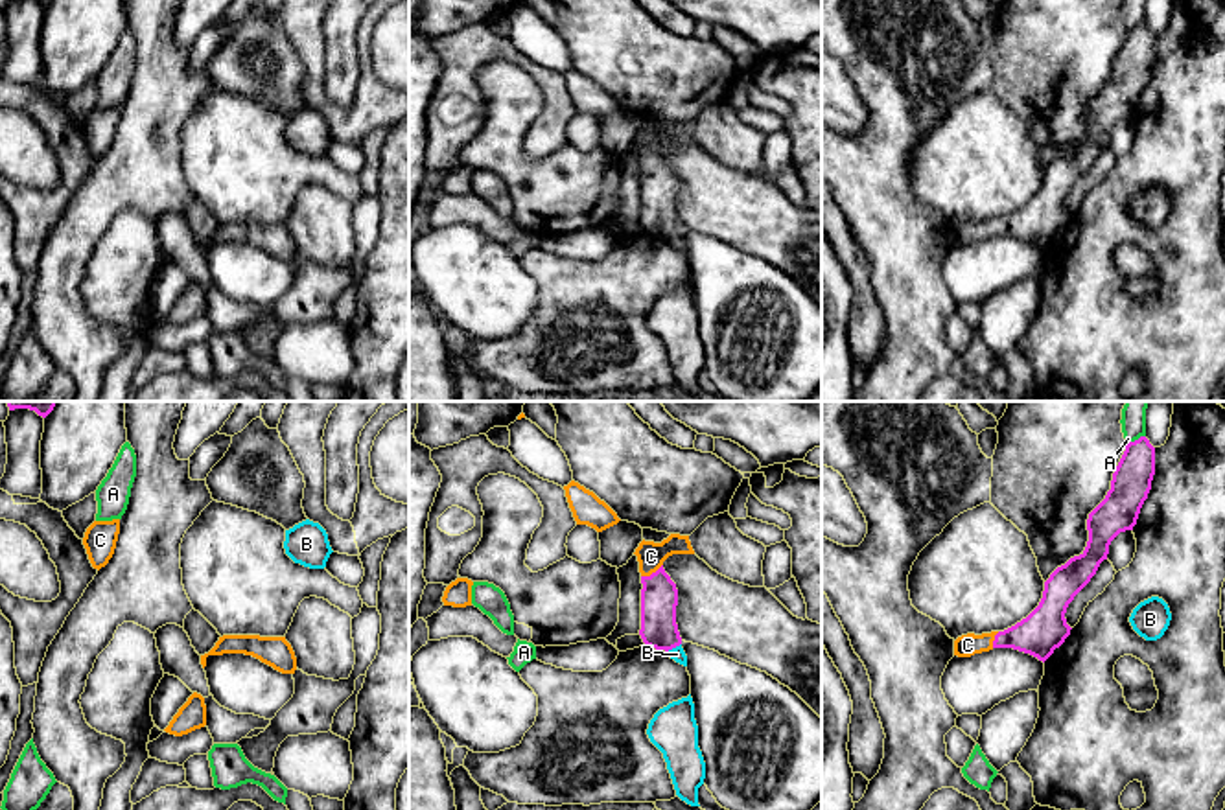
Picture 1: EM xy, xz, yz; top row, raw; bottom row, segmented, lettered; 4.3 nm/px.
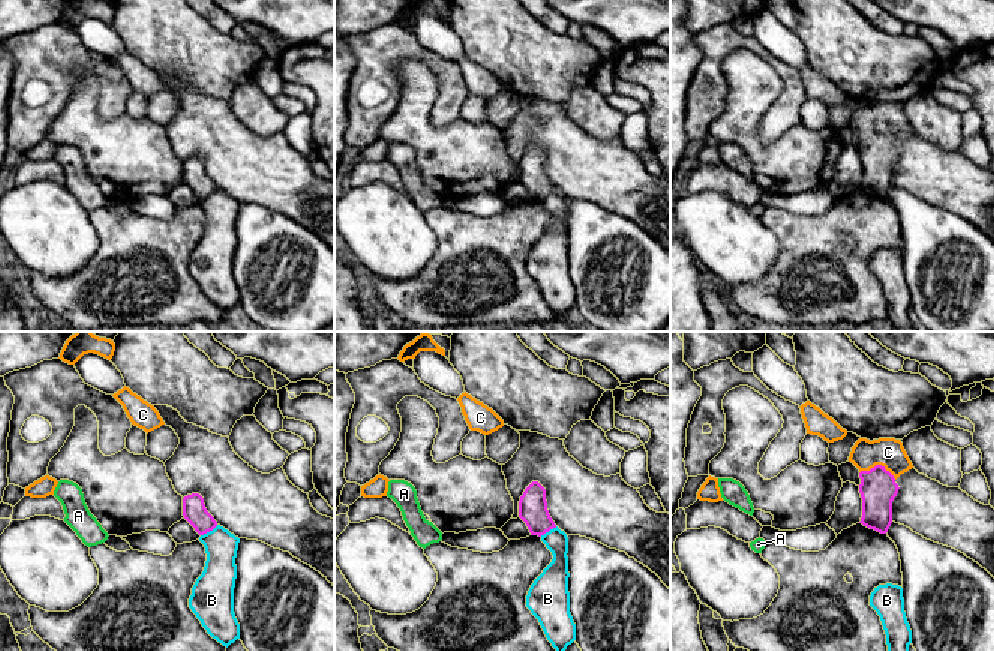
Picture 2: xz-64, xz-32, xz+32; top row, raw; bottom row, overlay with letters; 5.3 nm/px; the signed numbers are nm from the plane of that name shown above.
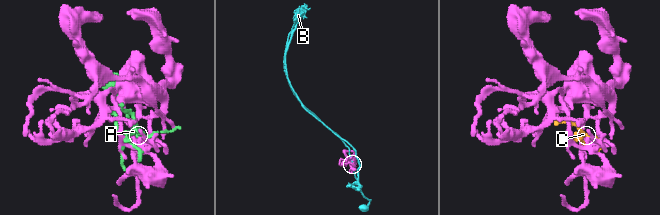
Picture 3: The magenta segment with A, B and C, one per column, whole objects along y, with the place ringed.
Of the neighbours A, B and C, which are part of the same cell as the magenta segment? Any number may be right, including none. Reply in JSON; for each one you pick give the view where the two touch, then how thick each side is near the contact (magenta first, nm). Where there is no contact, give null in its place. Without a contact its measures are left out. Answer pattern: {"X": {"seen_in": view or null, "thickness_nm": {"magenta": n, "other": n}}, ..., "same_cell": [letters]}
{"C": {"seen_in": "xz", "thickness_nm": {"magenta": 160, "other": 120}}, "same_cell": ["C"]}

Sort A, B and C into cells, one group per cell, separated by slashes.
A / B / C

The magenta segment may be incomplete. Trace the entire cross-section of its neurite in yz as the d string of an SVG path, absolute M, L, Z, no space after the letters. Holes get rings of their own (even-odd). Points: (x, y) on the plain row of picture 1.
M1146 24L1127 29L1113 61L1111 77L1089 101L1089 129L1079 144L1057 155L1044 169L1039 193L1021 210L991 221L967 221L954 228L954 243L971 245L993 236L1013 236L1046 249L1070 223L1065 201L1074 184L1107 147L1111 129L1137 112L1155 63L1155 35Z

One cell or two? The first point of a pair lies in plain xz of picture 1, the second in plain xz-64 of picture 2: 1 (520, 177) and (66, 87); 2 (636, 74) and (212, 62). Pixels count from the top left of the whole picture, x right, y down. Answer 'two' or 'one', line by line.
1: two
2: one

